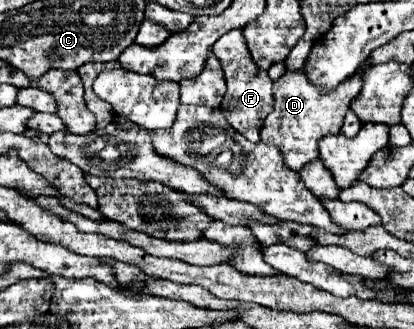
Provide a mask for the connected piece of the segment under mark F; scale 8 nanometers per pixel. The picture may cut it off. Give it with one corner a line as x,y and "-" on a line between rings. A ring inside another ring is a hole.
232,30
224,34
220,40
214,44
214,56
222,62
222,70
226,74
228,90
222,100
222,114
228,120
228,124
240,132
244,138
250,142
260,142
260,128
264,124
264,118
272,112
274,98
272,98
272,80
268,78
268,72
262,72
246,46
246,40
242,36
242,30

